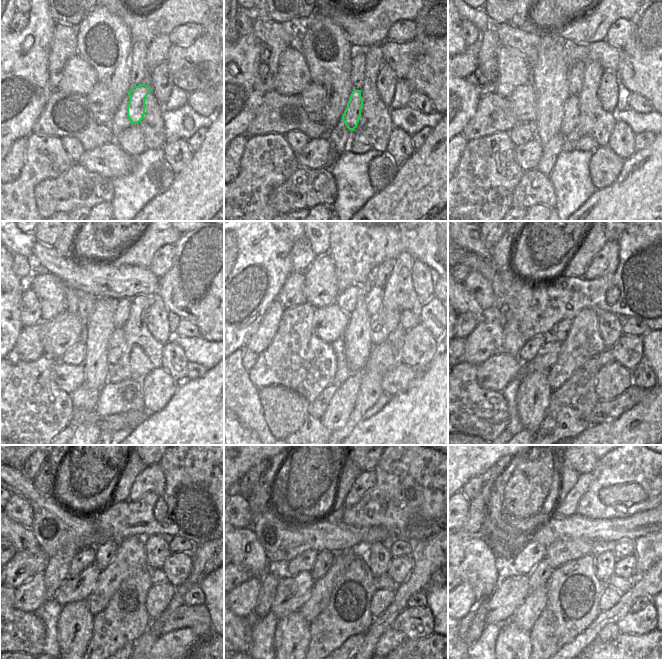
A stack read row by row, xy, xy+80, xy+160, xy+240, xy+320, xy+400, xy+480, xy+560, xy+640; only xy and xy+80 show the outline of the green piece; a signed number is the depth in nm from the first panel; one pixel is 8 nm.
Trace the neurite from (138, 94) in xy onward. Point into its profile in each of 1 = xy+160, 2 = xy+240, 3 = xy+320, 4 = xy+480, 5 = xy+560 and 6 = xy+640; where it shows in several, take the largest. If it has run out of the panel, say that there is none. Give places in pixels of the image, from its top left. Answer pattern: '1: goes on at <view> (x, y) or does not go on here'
1: goes on at xy+160 (570, 119)
2: goes on at xy+240 (116, 344)
3: goes on at xy+320 (331, 341)
4: goes on at xy+480 (80, 587)
5: goes on at xy+560 (292, 592)
6: goes on at xy+640 (510, 593)

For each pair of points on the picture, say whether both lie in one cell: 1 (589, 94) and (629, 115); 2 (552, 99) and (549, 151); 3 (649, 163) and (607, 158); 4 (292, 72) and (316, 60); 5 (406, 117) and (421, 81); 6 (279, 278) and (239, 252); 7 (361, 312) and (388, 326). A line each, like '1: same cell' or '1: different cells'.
1: different cells
2: different cells
3: different cells
4: different cells
5: different cells
6: same cell
7: different cells

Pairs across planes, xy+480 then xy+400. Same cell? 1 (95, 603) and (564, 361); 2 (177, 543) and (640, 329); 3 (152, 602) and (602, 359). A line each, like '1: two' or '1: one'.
1: one
2: one
3: two

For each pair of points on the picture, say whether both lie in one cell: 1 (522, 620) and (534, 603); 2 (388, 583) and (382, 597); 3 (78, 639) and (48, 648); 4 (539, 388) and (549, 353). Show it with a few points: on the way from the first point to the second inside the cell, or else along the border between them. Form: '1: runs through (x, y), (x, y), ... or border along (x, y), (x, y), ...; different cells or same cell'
1: runs through (525, 616), (532, 607); same cell
2: border along (377, 587), (391, 589), (394, 592); different cells
3: border along (56, 622), (56, 640), (59, 648); different cells
4: border along (547, 369), (523, 372); different cells

